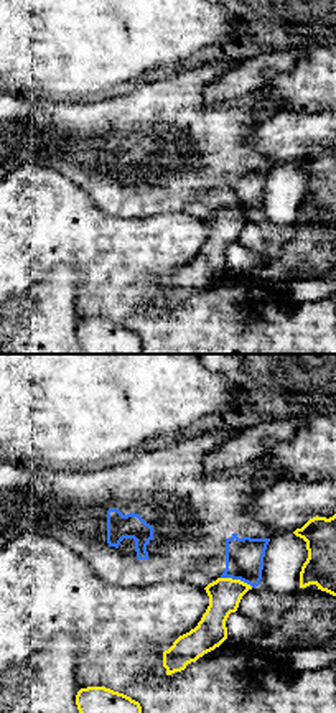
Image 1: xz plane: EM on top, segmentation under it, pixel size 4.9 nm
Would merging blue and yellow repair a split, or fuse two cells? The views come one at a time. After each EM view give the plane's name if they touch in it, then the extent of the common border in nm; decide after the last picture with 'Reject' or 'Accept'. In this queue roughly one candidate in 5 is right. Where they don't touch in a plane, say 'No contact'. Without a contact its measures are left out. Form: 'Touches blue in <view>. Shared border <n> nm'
Touches blue in xz. Shared border 170 nm

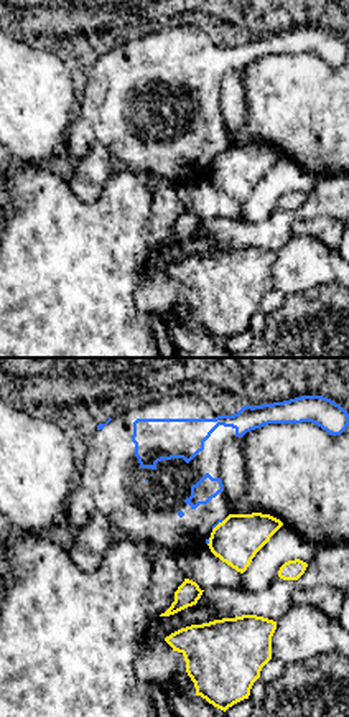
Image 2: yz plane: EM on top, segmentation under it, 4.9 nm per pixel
Touches blue in yz. Shared border 80 nm

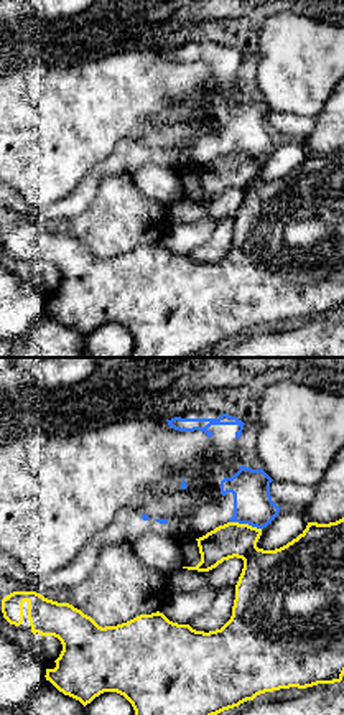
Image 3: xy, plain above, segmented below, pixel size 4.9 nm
Touches blue in xy. Shared border 170 nm

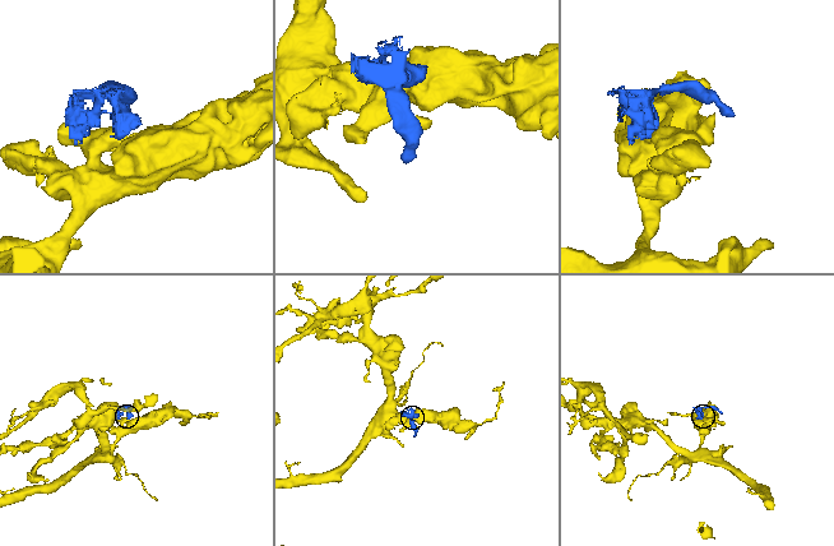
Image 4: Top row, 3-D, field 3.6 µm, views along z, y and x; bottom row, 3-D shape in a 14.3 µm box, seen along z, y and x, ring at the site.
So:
Reject

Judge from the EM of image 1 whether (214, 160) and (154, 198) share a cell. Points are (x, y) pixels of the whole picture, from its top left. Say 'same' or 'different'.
same

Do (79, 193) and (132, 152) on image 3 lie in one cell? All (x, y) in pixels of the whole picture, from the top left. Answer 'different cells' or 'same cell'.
same cell

